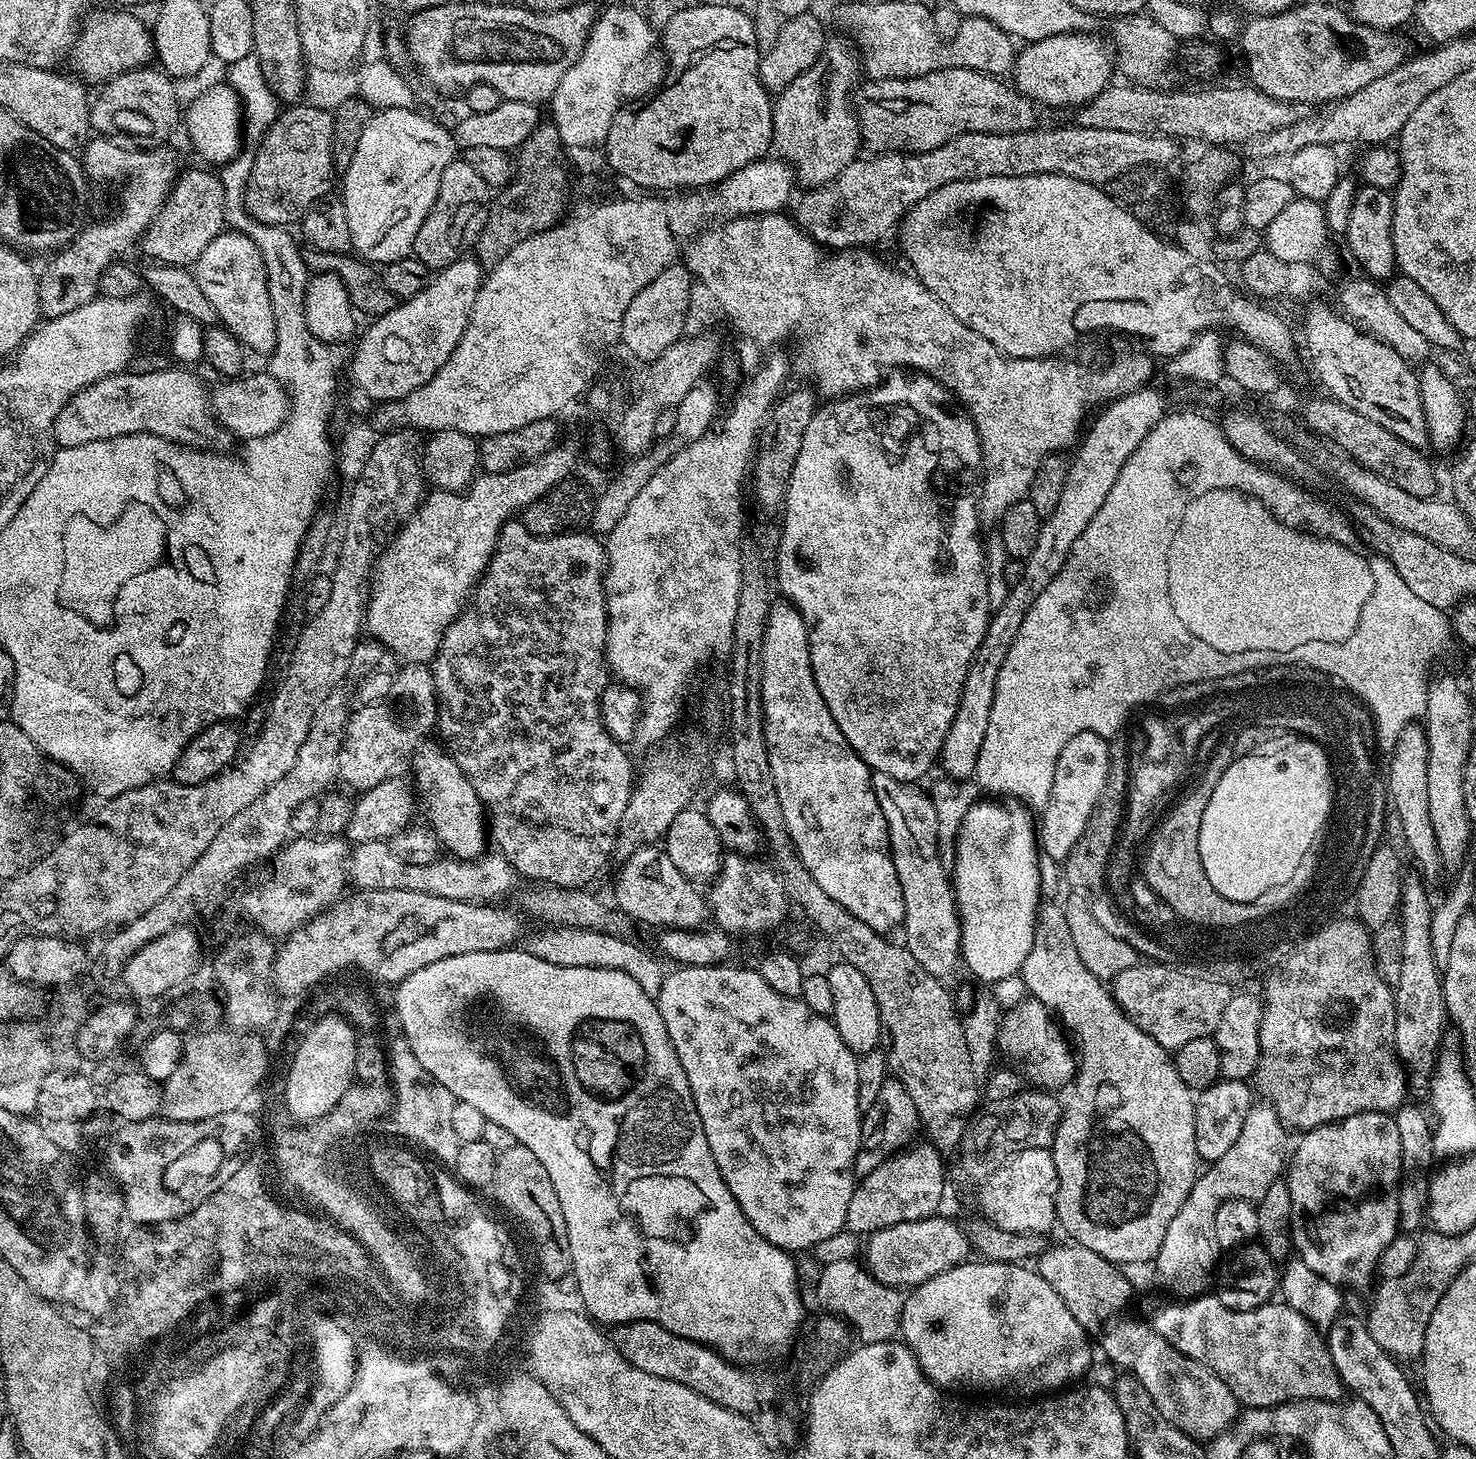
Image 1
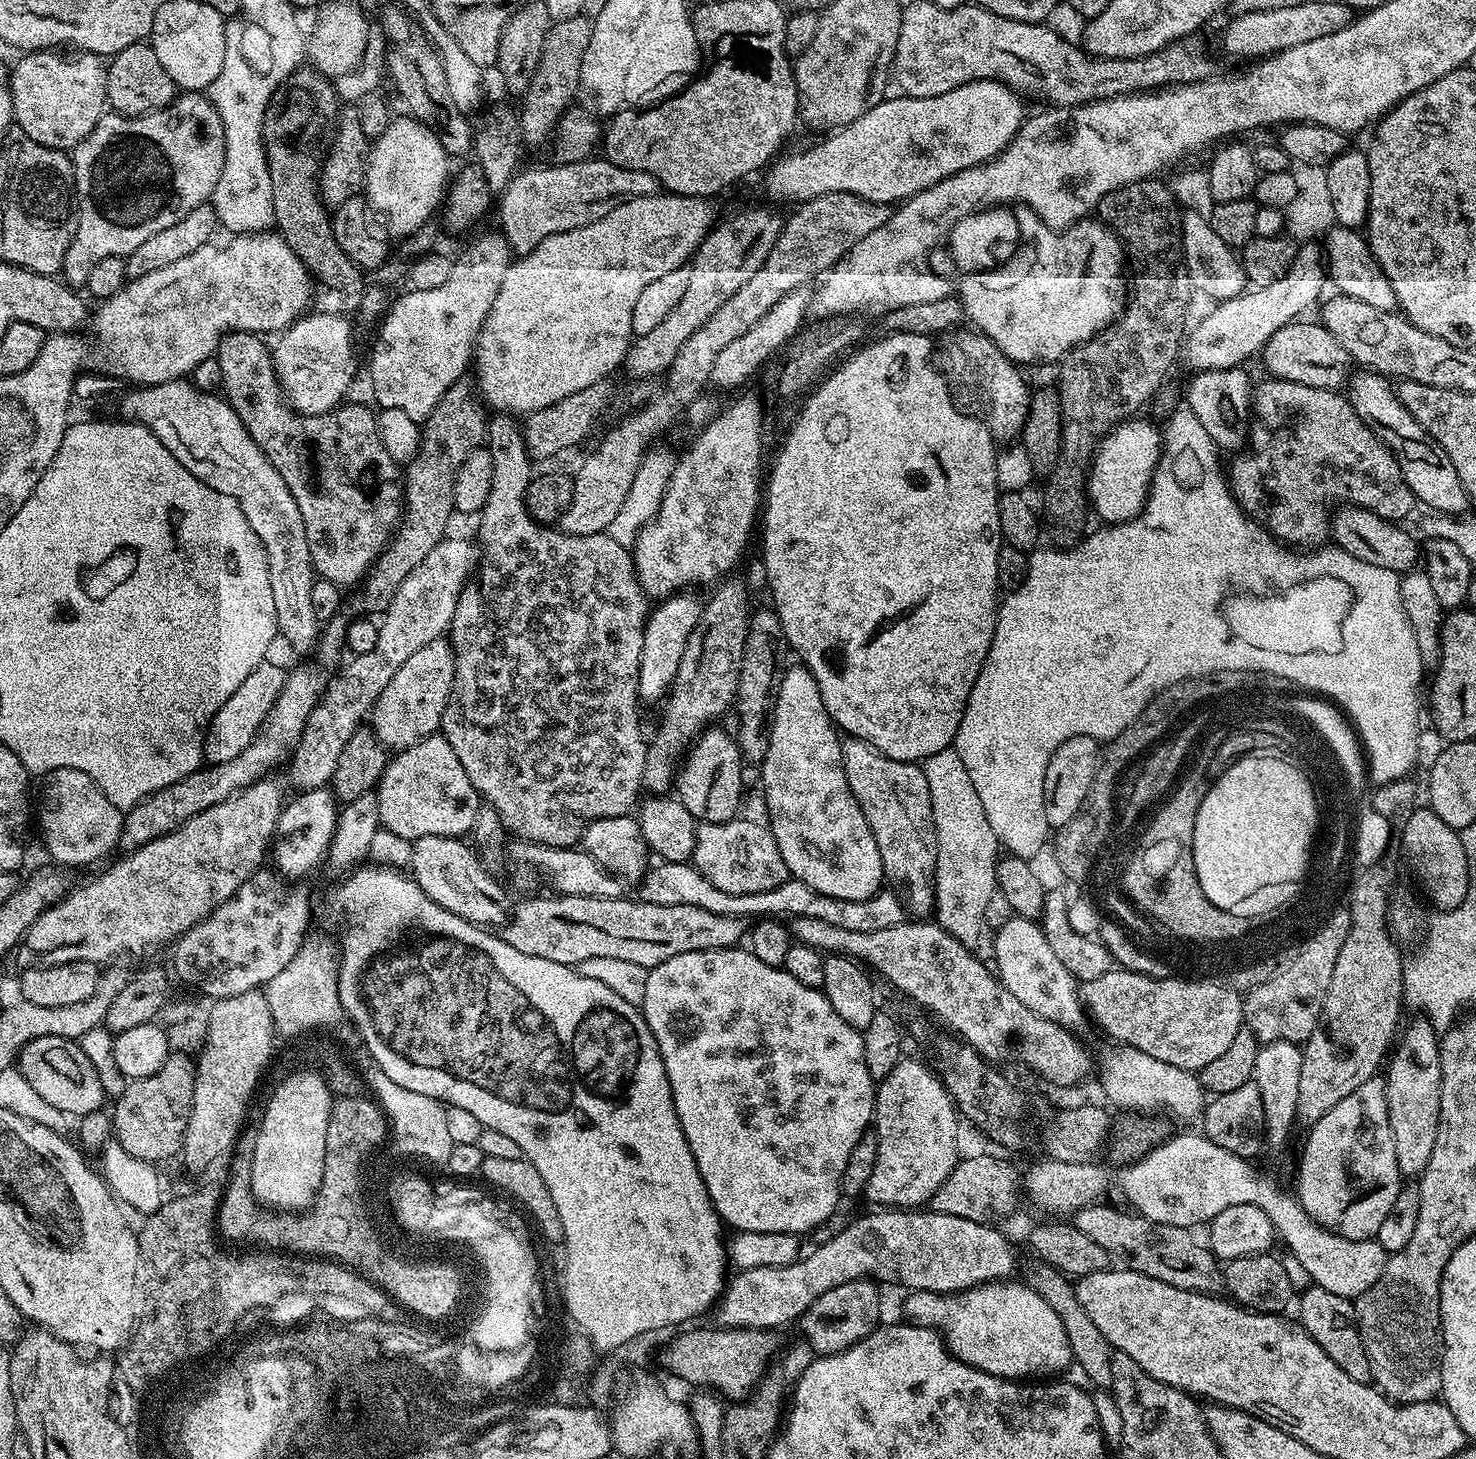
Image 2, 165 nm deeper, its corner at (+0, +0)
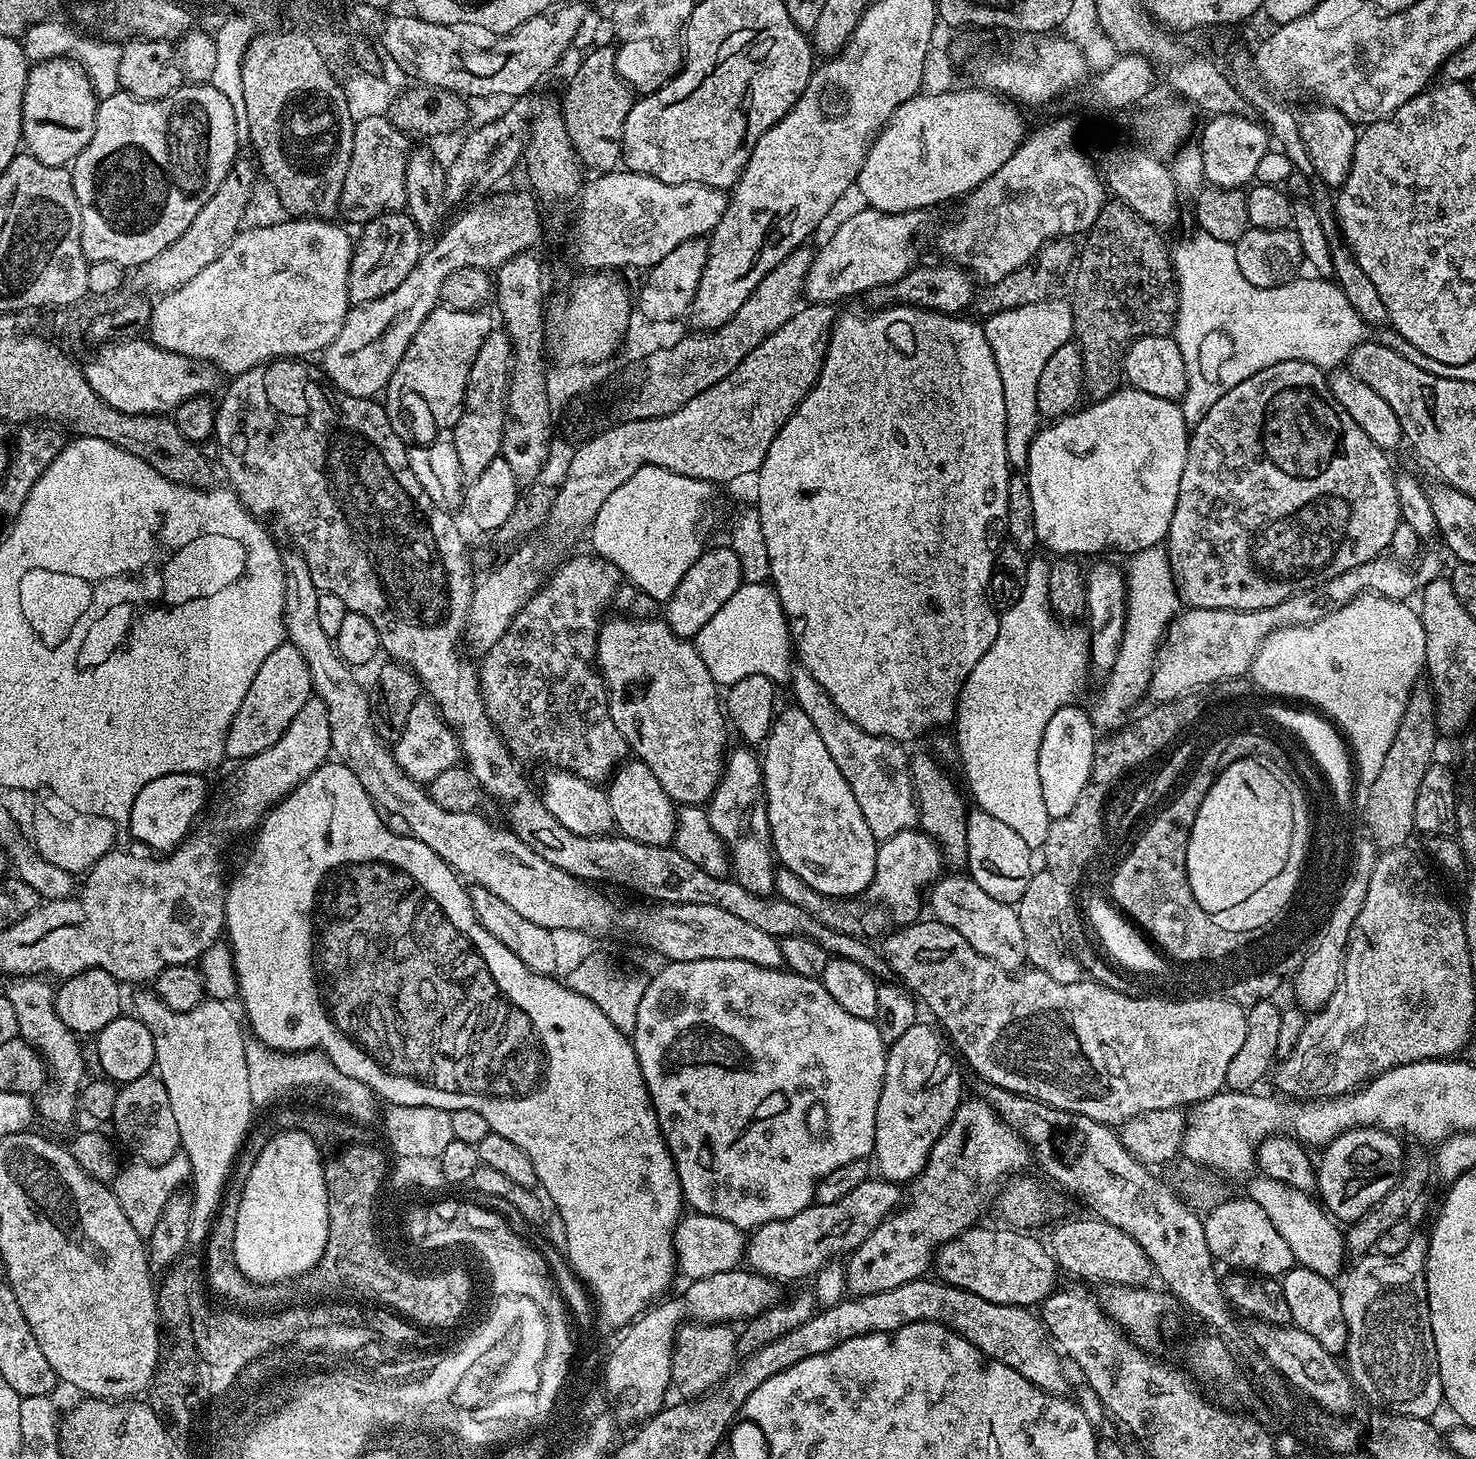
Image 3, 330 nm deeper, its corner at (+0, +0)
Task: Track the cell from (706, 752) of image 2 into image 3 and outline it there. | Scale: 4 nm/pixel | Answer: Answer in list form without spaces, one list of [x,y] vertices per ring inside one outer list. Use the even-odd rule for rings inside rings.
[[[616,614],[613,620],[605,619],[600,625],[600,633],[596,639],[596,666],[600,669],[604,688],[608,691],[610,718],[614,722],[614,726],[618,726],[622,738],[628,744],[631,755],[646,766],[650,766],[654,778],[658,778],[658,786],[662,786],[662,790],[666,791],[673,803],[680,806],[707,805],[708,801],[712,799],[720,777],[724,775],[724,762],[730,748],[730,743],[728,744],[730,728],[726,723],[726,712],[722,707],[721,693],[720,696],[716,693],[719,692],[718,686],[714,682],[714,678],[710,678],[710,670],[706,670],[706,662],[702,662],[695,643],[691,639],[674,634],[674,630],[670,630],[668,621],[663,618],[633,618],[627,614]]]

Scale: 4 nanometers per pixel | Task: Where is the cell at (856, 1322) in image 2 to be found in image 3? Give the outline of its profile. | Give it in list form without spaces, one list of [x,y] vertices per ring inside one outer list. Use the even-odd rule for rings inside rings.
[[[961,1099],[954,1118],[938,1142],[934,1142],[926,1166],[907,1185],[906,1199],[876,1227],[874,1234],[870,1234],[862,1246],[847,1257],[844,1273],[849,1293],[857,1297],[869,1296],[882,1290],[894,1290],[894,1286],[902,1286],[902,1282],[921,1279],[927,1273],[924,1271],[933,1267],[936,1249],[973,1227],[979,1221],[976,1219],[990,1208],[1005,1181],[1027,1169],[1024,1167],[1028,1160],[1030,1164],[1028,1144],[985,1100]]]

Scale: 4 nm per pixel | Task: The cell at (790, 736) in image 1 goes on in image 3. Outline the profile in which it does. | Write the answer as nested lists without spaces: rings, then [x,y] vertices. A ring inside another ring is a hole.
[[[789,706],[785,712],[784,709],[777,711],[768,730],[768,739],[762,745],[762,767],[764,802],[768,805],[768,825],[772,831],[775,859],[824,896],[856,898],[867,893],[874,878],[878,841],[870,826],[866,826],[866,818],[862,818],[850,782],[842,778],[842,770],[838,770],[834,758],[830,758],[818,730],[814,730],[814,722],[810,722],[800,708]]]

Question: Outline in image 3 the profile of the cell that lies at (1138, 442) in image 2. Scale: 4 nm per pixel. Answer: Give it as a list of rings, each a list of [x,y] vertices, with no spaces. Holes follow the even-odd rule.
[[[1128,386],[1113,392],[1105,400],[1097,400],[1089,405],[1089,408],[1081,407],[1077,411],[1068,413],[1061,420],[1045,423],[1030,446],[1026,475],[1030,486],[1030,498],[1034,502],[1034,530],[1039,547],[1049,548],[1050,551],[1056,552],[1052,554],[1060,558],[1085,558],[1084,556],[1108,554],[1104,552],[1131,554],[1163,545],[1178,502],[1178,482],[1182,482],[1182,466],[1186,466],[1186,450],[1190,435],[1190,426],[1184,421],[1179,403],[1166,398],[1154,398],[1154,394],[1139,392],[1137,388]]]

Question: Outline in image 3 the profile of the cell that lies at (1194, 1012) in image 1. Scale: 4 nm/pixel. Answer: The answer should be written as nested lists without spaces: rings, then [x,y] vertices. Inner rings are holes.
[[[924,918],[915,924],[905,924],[892,931],[883,937],[885,940],[884,944],[882,943],[882,955],[892,968],[892,976],[907,988],[923,1007],[925,1004],[936,1015],[937,1021],[935,1020],[935,1023],[943,1029],[954,1048],[954,1043],[956,1043],[957,1049],[955,1048],[955,1051],[959,1053],[962,1060],[962,1055],[964,1055],[965,1062],[981,1076],[979,1078],[981,1081],[998,1086],[1002,1090],[1015,1092],[1017,1096],[1029,1096],[1032,1100],[1040,1100],[1058,1110],[1066,1110],[1079,1116],[1085,1116],[1099,1124],[1119,1126],[1134,1119],[1135,1116],[1145,1116],[1150,1110],[1183,1109],[1184,1104],[1195,1106],[1200,1101],[1216,1095],[1224,1088],[1226,1069],[1229,1068],[1230,1061],[1233,1060],[1234,1054],[1238,1054],[1238,1049],[1242,1047],[1242,1041],[1246,1038],[1248,1014],[1243,1007],[1234,1002],[1225,1004],[1204,1000],[1204,1003],[1167,1004],[1155,1001],[1128,1000],[1123,996],[1118,996],[1117,990],[1110,990],[1091,978],[1081,978],[1078,982],[1067,984],[1066,982],[1054,982],[1054,978],[1050,978],[1050,974],[1042,974],[1035,970],[1015,972],[1007,968],[999,968],[994,962],[990,962],[990,958],[978,954],[978,950],[974,950],[970,946],[970,942],[966,942],[966,938],[962,938],[962,934],[958,934],[958,930],[950,930],[950,926],[946,926],[935,918]]]

